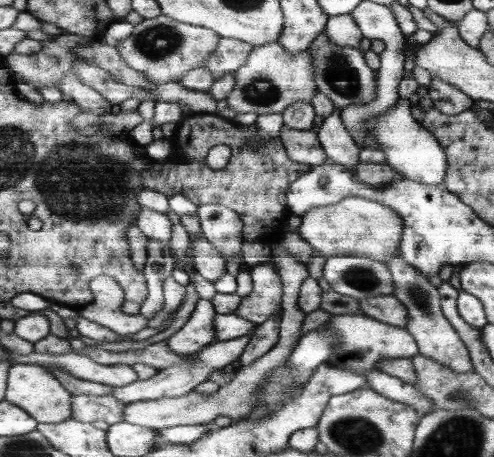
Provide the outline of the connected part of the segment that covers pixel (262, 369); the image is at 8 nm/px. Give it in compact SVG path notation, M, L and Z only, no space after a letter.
M284 252L277 254L276 258L273 258L273 262L283 285L282 318L279 322L279 339L274 348L271 348L252 364L240 366L234 373L232 384L224 386L216 394L207 395L196 390L181 397L141 400L130 403L126 408L126 422L160 430L184 425L204 425L220 418L220 416L229 416L233 420L247 416L255 405L257 399L255 396L259 395L262 381L270 376L273 368L285 366L289 354L299 341L299 332L301 326L304 325L304 320L306 320L306 314L302 313L299 308L299 291L302 282L310 277L308 269L300 259Z

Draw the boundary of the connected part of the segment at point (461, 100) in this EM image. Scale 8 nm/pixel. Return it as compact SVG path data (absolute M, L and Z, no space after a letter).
M431 79L428 88L433 107L447 115L455 115L473 107L475 99L440 79Z

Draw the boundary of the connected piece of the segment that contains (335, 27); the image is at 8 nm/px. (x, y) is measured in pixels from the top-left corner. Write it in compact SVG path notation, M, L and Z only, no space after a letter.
M351 14L329 18L326 31L328 44L340 46L340 48L354 48L360 51L358 46L360 46L360 40L362 40L362 30Z

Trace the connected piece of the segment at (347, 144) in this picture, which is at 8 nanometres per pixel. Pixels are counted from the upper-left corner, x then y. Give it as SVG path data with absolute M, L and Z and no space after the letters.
M334 110L323 120L318 128L317 137L327 157L334 163L352 167L359 162L361 148L346 130L340 116L341 110Z

